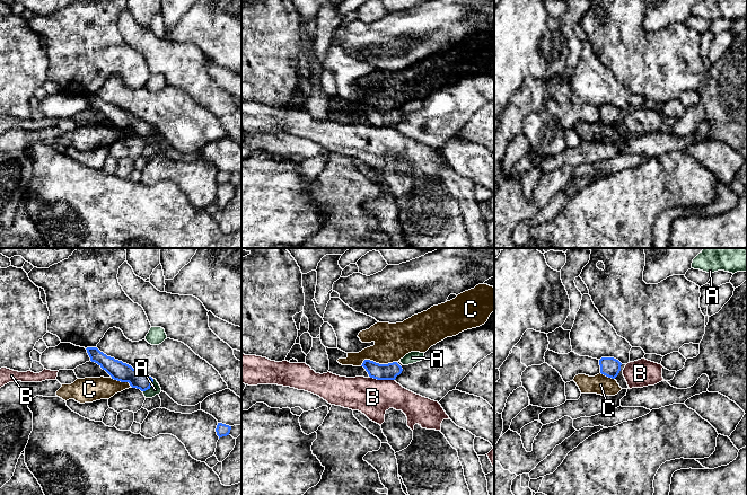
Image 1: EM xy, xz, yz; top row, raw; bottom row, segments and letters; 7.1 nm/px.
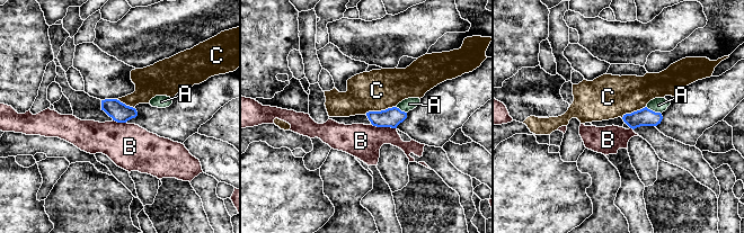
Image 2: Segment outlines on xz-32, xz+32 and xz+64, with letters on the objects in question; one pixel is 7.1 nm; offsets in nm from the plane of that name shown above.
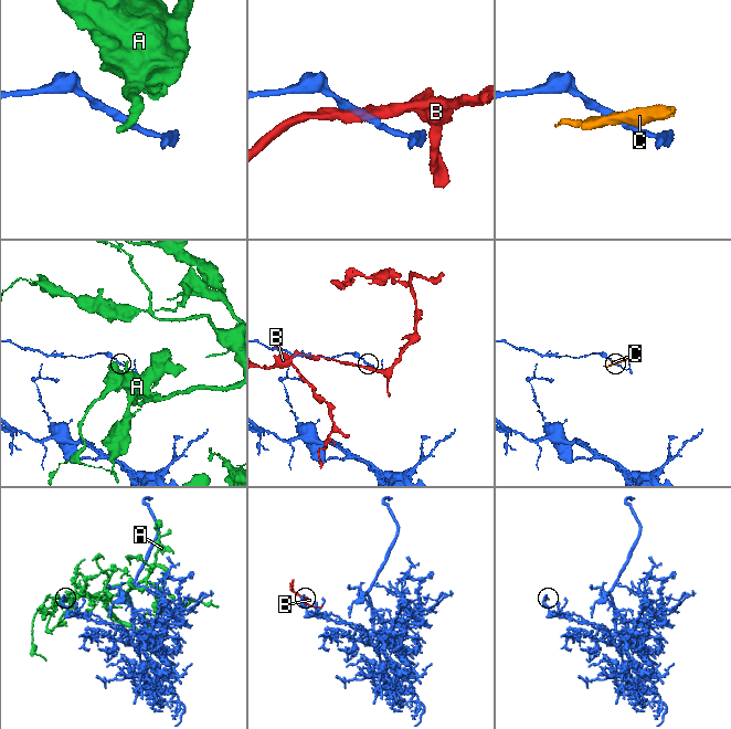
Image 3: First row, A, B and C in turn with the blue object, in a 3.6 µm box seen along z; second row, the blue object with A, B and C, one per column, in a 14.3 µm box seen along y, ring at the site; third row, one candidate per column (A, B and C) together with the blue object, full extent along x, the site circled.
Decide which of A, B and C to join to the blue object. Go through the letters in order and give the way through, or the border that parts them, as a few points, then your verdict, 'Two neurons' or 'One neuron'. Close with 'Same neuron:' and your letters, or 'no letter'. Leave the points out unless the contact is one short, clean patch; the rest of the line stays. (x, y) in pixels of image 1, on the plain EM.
A: Boundary: xy (152, 125), (152, 131), (142, 139). Two neurons
B: Boundary: xz (370, 124), (394, 127). Two neurons
C: Boundary: xz (396, 108), (379, 111), (365, 107), (360, 113). Two neurons
Same neuron: no letter

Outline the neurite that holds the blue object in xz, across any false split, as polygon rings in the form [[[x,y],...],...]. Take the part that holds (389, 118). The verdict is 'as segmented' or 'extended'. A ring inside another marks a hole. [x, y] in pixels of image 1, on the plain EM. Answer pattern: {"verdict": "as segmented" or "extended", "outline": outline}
{"verdict": "as segmented", "outline": [[[364,107],[362,113],[370,125],[377,127],[395,127],[403,118],[397,109],[379,112],[370,107]]]}

